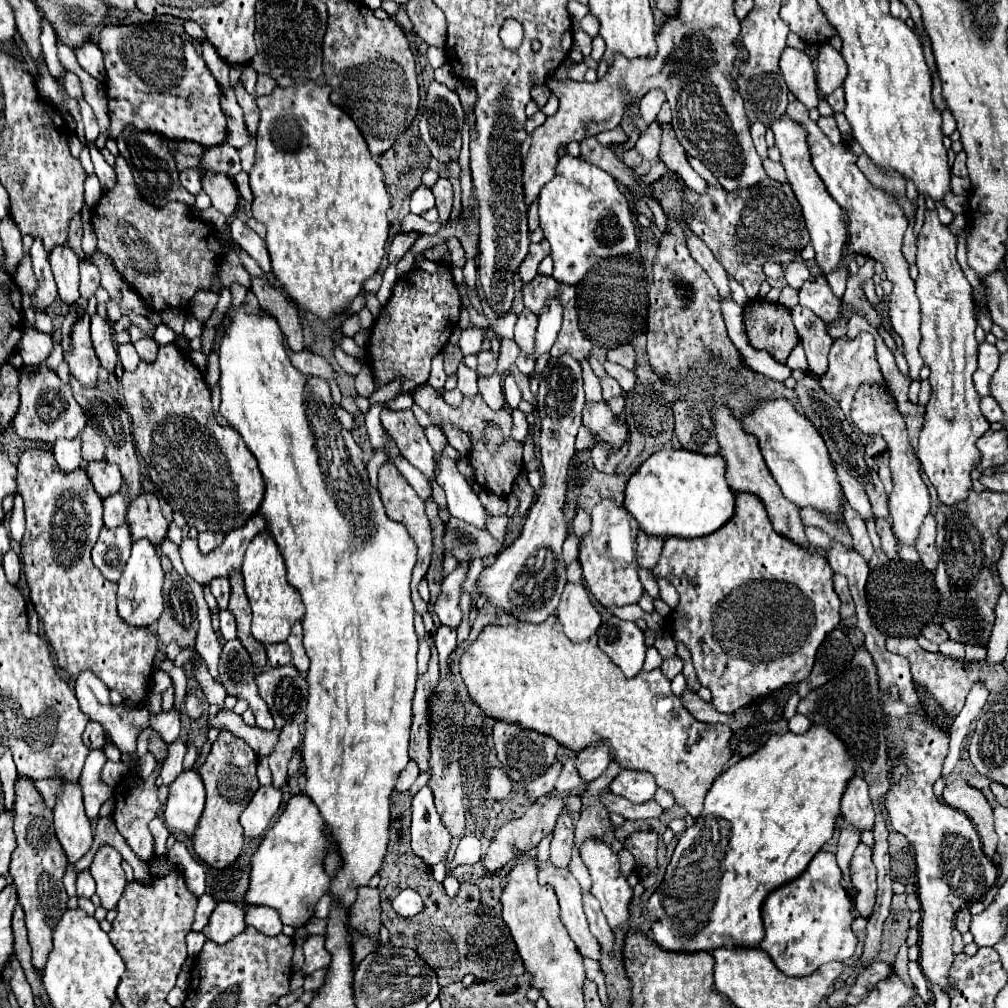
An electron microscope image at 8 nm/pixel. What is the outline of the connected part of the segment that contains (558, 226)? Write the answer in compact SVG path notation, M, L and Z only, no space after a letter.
M565 154L559 164L557 164L557 174L555 178L543 186L539 194L539 218L541 218L541 228L545 232L545 238L551 244L551 258L553 258L553 278L559 284L575 286L579 284L585 274L599 262L609 256L621 256L621 254L631 254L637 248L637 234L635 234L635 224L633 224L633 212L629 206L627 196L621 192L617 186L617 180L609 176L605 170L585 162L583 158L573 158Z

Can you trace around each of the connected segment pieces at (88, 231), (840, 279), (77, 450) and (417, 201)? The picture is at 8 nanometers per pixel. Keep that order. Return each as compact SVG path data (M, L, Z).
M83 224L83 252L87 256L91 256L95 252L95 234L93 234L93 228L91 224Z
M845 270L845 272L833 272L833 276L827 276L827 278L829 278L829 282L831 282L831 290L837 294L837 298L841 298L841 296L843 296L843 292L845 292L847 276L849 276L849 272L847 272L847 270Z
M79 438L77 440L57 440L57 444L53 446L53 454L55 454L55 460L61 472L73 472L83 464Z
M421 185L413 192L413 196L411 196L411 212L413 214L421 216L423 212L431 210L433 206L435 206L435 198L433 198L431 190L427 190L425 186Z

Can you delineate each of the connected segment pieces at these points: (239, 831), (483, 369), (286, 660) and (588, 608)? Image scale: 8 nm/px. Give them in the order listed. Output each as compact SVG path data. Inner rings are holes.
M221 732L205 764L197 768L203 786L207 790L207 804L191 840L195 854L211 868L219 868L219 870L227 868L241 854L243 828L239 824L239 816L249 804L249 800L253 798L253 794L259 790L255 766L257 766L257 754L249 748L249 744L245 744L241 738L233 736L231 732Z
M483 350L477 354L479 358L479 366L477 366L477 374L483 374L483 376L489 376L495 372L497 368L497 354L493 350Z
M287 642L267 646L267 658L269 658L269 664L271 664L271 666L287 666L287 664L291 664L291 660L293 660Z
M567 584L565 586L565 600L559 602L557 618L563 624L565 634L573 642L585 642L595 636L601 614L593 606L587 588L583 584Z

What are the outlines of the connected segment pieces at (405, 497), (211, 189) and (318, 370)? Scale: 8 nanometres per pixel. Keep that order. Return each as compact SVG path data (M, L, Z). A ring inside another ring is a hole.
M385 462L381 468L379 468L379 494L381 494L381 500L385 504L385 510L387 510L387 516L391 520L397 520L401 524L405 524L407 532L411 534L411 538L415 540L417 544L417 564L413 568L413 575L411 581L411 596L416 613L423 615L428 612L428 604L424 602L417 594L417 584L421 582L421 578L427 574L427 568L429 568L429 560L431 560L431 528L429 528L429 520L425 516L425 504L423 500L417 496L417 492L413 490L413 486L399 474L399 470L395 468L393 462Z
M205 174L203 176L203 190L209 194L213 208L217 208L223 216L233 216L237 202L239 202L239 194L235 184L221 174Z
M287 348L287 354L291 358L291 364L295 368L299 368L303 374L311 374L311 376L319 376L325 380L339 380L339 374L333 370L333 366L319 354L313 354L311 350L303 350L303 352L291 352Z

